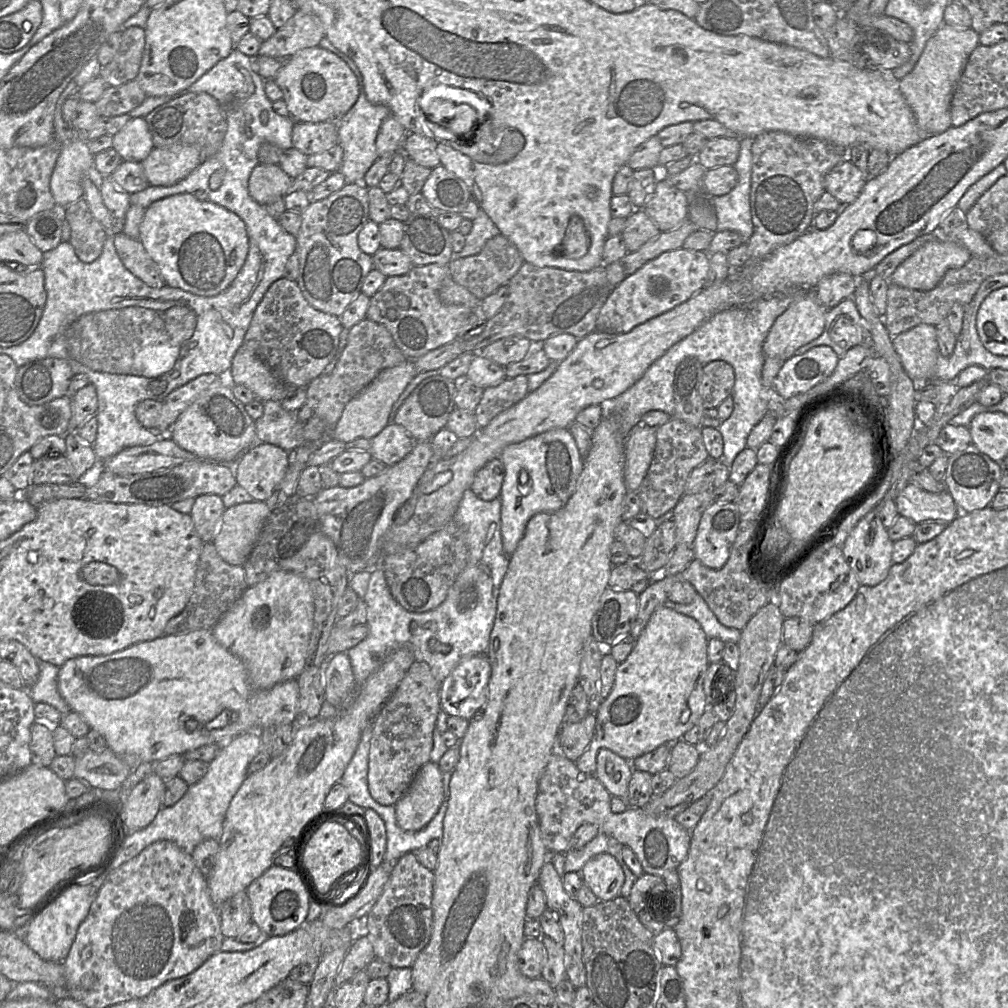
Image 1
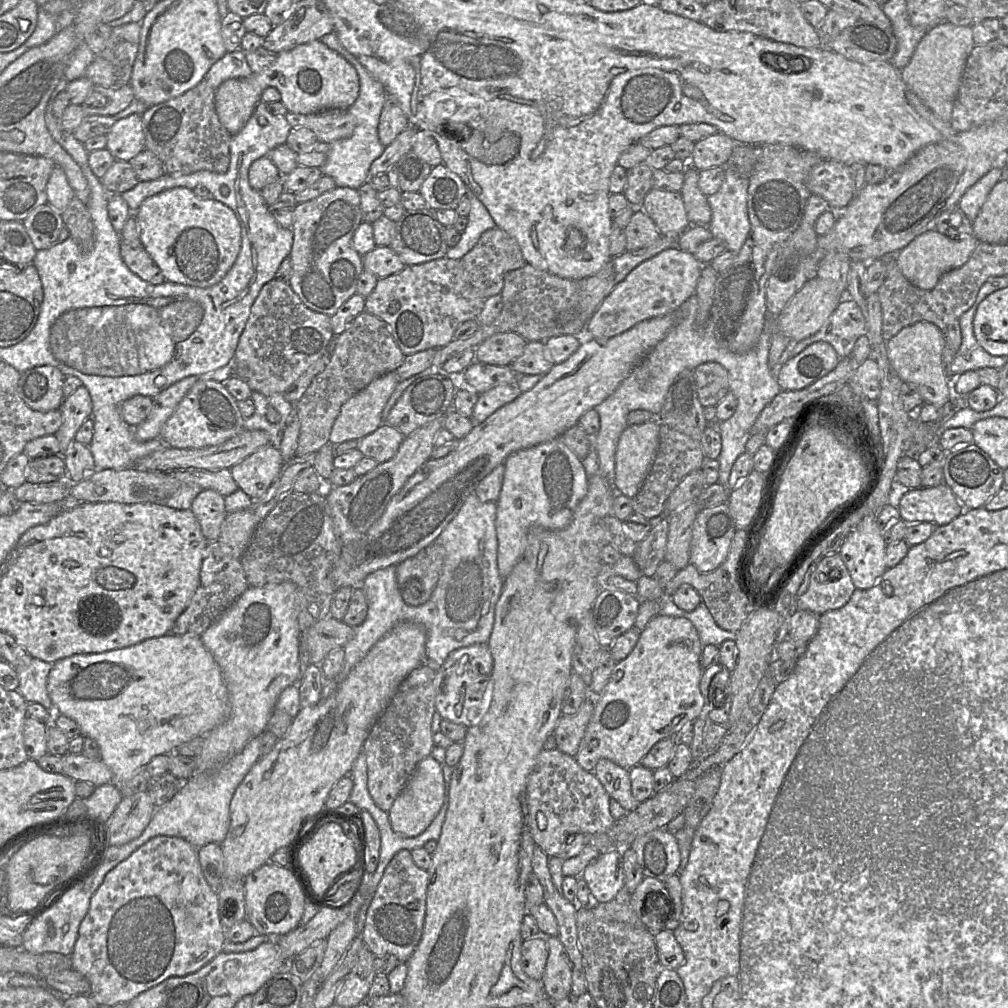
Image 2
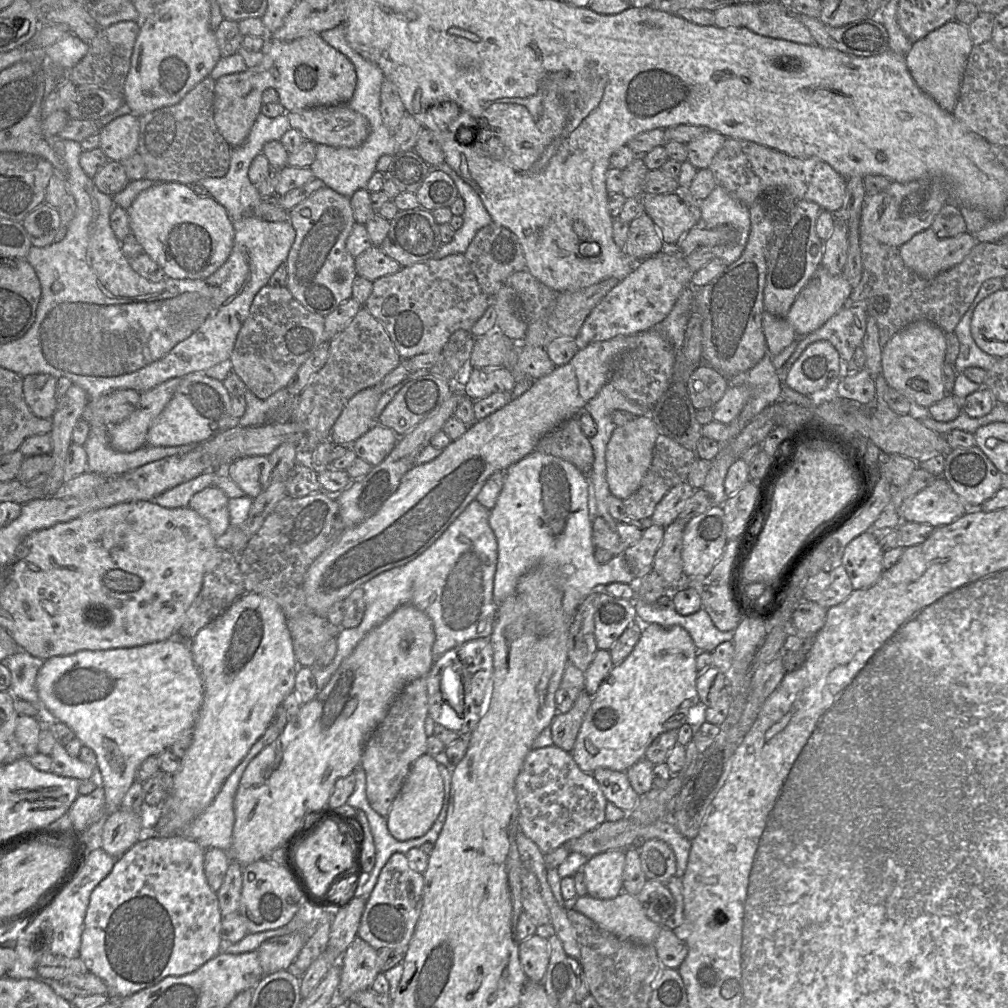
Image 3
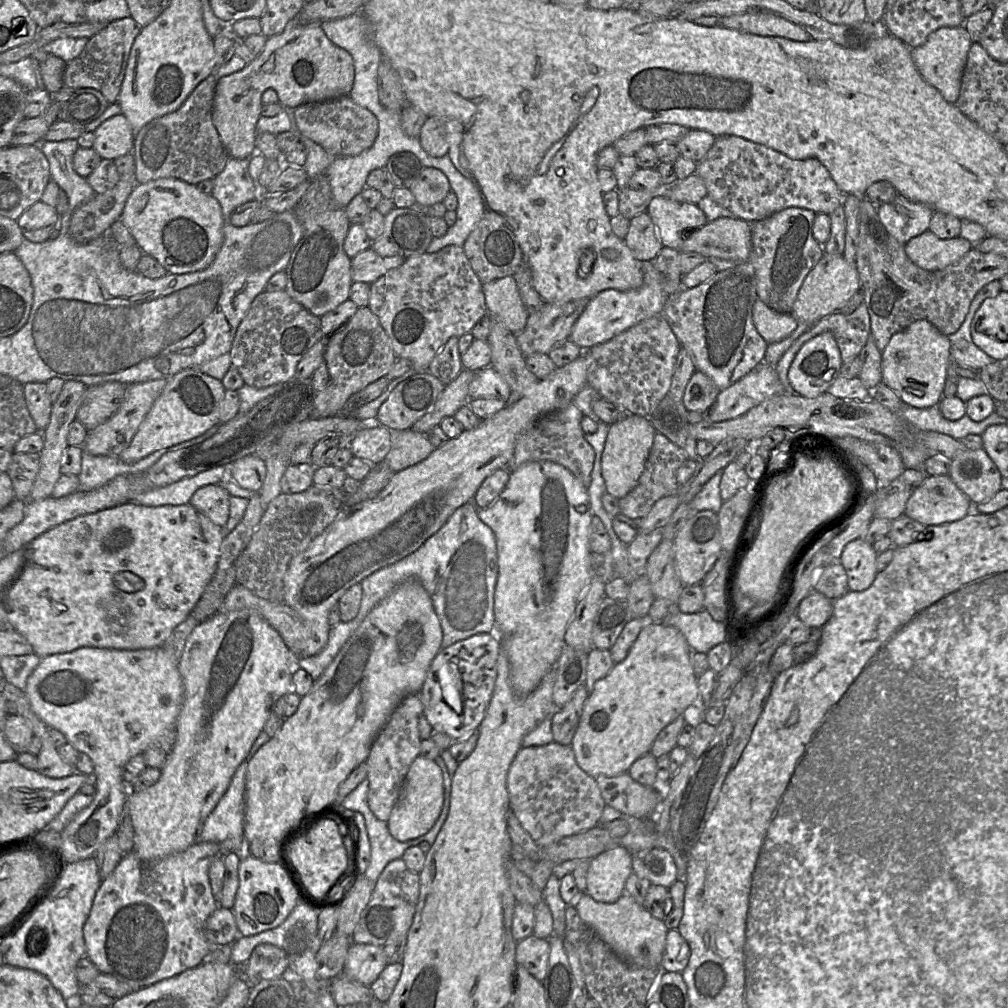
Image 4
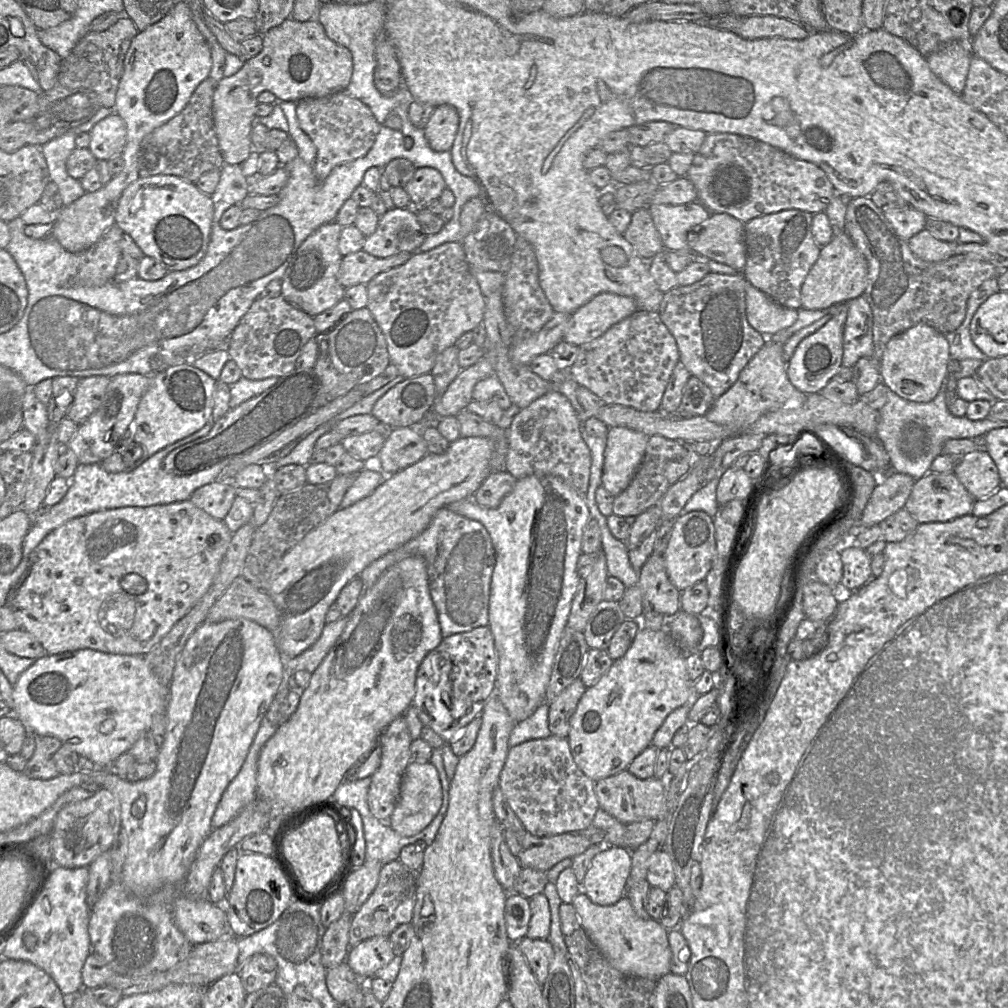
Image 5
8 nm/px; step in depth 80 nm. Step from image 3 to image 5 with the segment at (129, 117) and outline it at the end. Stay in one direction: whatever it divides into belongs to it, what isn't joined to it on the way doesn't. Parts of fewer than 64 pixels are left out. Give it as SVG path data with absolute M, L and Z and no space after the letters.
M115 112L97 122L89 134L88 149L98 160L121 155L127 142L125 122Z

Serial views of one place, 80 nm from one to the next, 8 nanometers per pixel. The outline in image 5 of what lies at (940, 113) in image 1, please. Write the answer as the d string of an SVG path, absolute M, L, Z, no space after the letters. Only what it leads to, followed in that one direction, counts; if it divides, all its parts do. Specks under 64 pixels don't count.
M950 41L926 56L931 71L955 93L961 94L970 66L969 42Z

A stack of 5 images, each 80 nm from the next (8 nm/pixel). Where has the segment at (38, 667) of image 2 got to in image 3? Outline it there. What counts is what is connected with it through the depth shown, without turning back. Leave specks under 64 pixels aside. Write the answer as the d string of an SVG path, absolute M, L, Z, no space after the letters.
M19 650L12 656L5 658L1 661L11 672L11 693L15 697L19 697L30 703L40 703L45 707L44 703L41 701L38 690L37 690L37 676L40 668L43 666L46 660L38 657L32 656L30 653Z

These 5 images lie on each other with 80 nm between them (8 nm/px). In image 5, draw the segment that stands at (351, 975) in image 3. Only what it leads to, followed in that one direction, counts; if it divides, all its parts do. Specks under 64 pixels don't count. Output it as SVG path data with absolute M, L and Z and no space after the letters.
M375 936L350 948L346 963L363 981L374 978L374 974L386 967L395 957L389 936Z

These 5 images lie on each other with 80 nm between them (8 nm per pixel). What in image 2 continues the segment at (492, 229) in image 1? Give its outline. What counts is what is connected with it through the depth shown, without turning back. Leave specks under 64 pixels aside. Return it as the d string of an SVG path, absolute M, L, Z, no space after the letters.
M469 191L465 196L471 203L467 216L468 222L464 231L461 232L458 244L447 249L445 257L450 259L461 259L474 247L483 232L496 227L493 218L481 201Z

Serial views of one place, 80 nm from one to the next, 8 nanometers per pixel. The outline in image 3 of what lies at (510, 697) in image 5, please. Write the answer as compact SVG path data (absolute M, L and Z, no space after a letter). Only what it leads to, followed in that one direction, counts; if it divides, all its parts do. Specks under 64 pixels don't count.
M533 451L506 470L503 488L489 516L489 525L496 536L498 547L493 585L493 597L497 604L509 597L521 576L535 567L558 567L562 574L570 575L564 583L563 593L563 609L568 615L575 615L578 606L590 592L611 582L631 583L634 580L623 554L613 555L605 564L595 560L595 546L592 542L593 518L588 510L588 489L587 475L573 464L538 451Z

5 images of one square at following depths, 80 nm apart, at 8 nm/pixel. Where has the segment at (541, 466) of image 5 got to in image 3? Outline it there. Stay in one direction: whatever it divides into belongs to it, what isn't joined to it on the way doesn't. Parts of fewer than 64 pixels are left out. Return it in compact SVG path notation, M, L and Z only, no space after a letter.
M579 415L542 437L534 451L570 462L584 475L590 474L594 463L593 449L581 430Z

